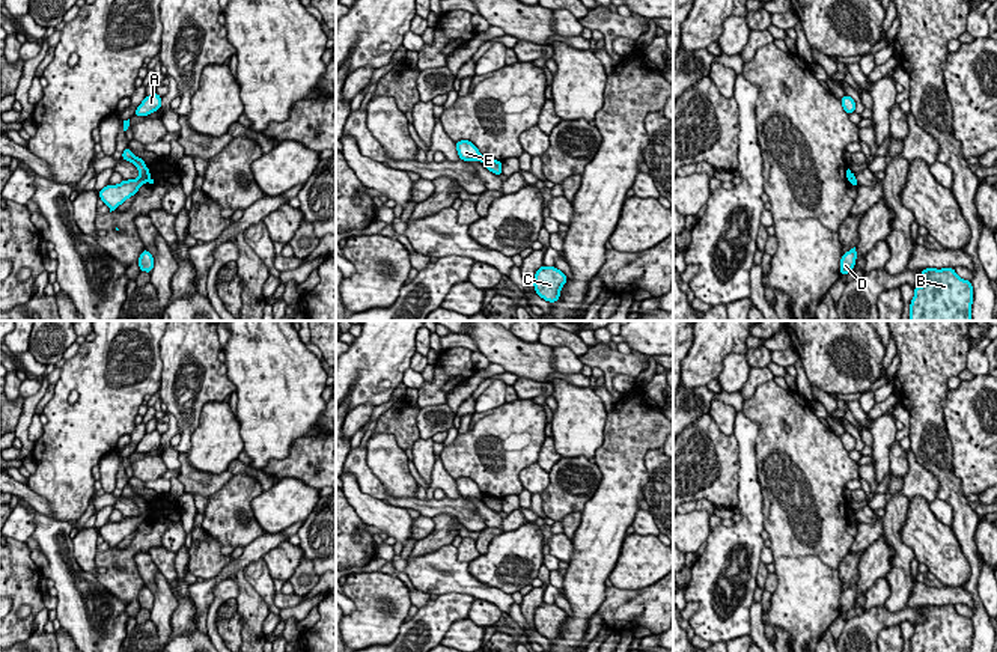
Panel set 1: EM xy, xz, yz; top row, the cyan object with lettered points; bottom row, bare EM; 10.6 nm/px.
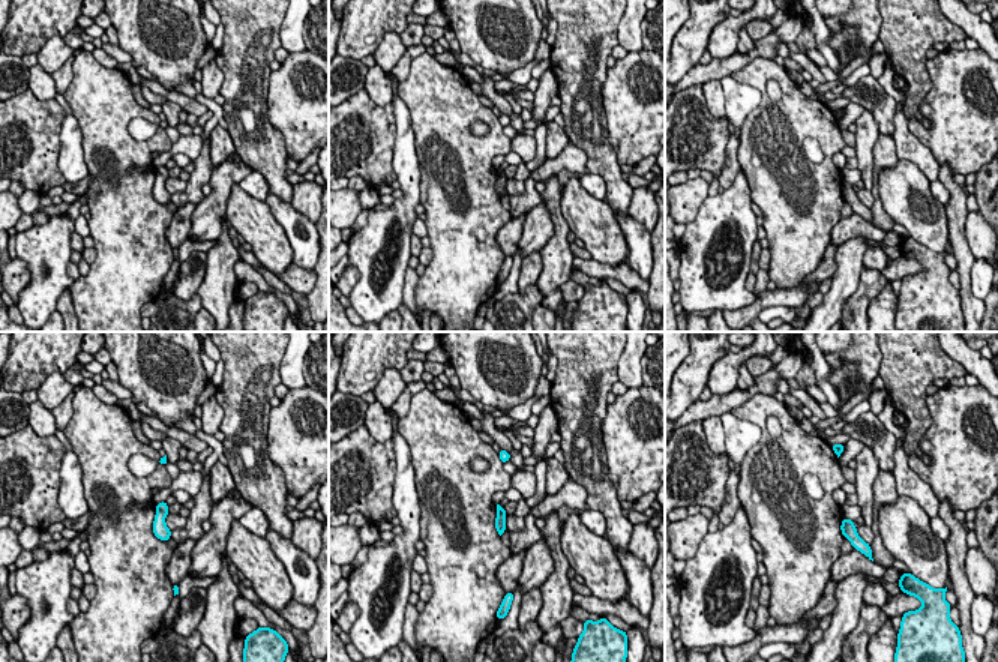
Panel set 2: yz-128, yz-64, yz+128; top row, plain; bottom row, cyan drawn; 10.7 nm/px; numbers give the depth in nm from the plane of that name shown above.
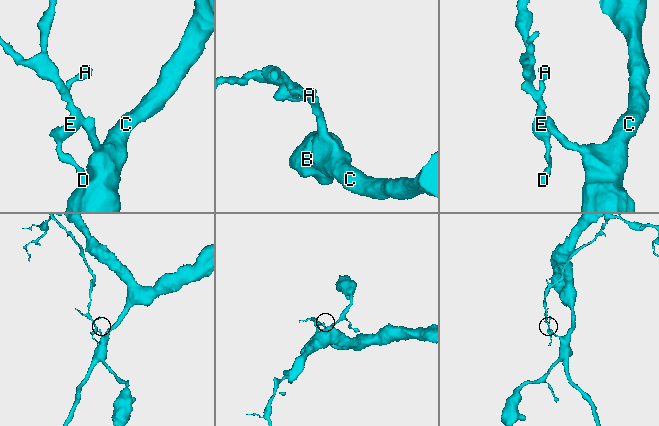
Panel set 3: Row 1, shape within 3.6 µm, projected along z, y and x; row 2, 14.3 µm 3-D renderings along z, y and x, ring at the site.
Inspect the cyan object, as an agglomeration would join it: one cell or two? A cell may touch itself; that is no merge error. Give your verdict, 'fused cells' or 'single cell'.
fused cells

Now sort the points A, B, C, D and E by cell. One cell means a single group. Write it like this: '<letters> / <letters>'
A D E / B C

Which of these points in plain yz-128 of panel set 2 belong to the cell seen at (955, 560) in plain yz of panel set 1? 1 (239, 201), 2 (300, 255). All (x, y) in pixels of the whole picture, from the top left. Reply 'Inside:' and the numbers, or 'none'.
Inside: 1

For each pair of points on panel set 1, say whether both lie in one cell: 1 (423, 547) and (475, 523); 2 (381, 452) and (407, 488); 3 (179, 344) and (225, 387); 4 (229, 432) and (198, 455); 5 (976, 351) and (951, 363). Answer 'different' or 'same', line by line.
1: different
2: same
3: same
4: same
5: different

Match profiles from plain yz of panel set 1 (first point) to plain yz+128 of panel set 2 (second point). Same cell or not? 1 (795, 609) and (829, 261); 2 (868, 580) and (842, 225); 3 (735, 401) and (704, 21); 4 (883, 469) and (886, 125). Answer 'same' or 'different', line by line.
1: different
2: different
3: different
4: different

